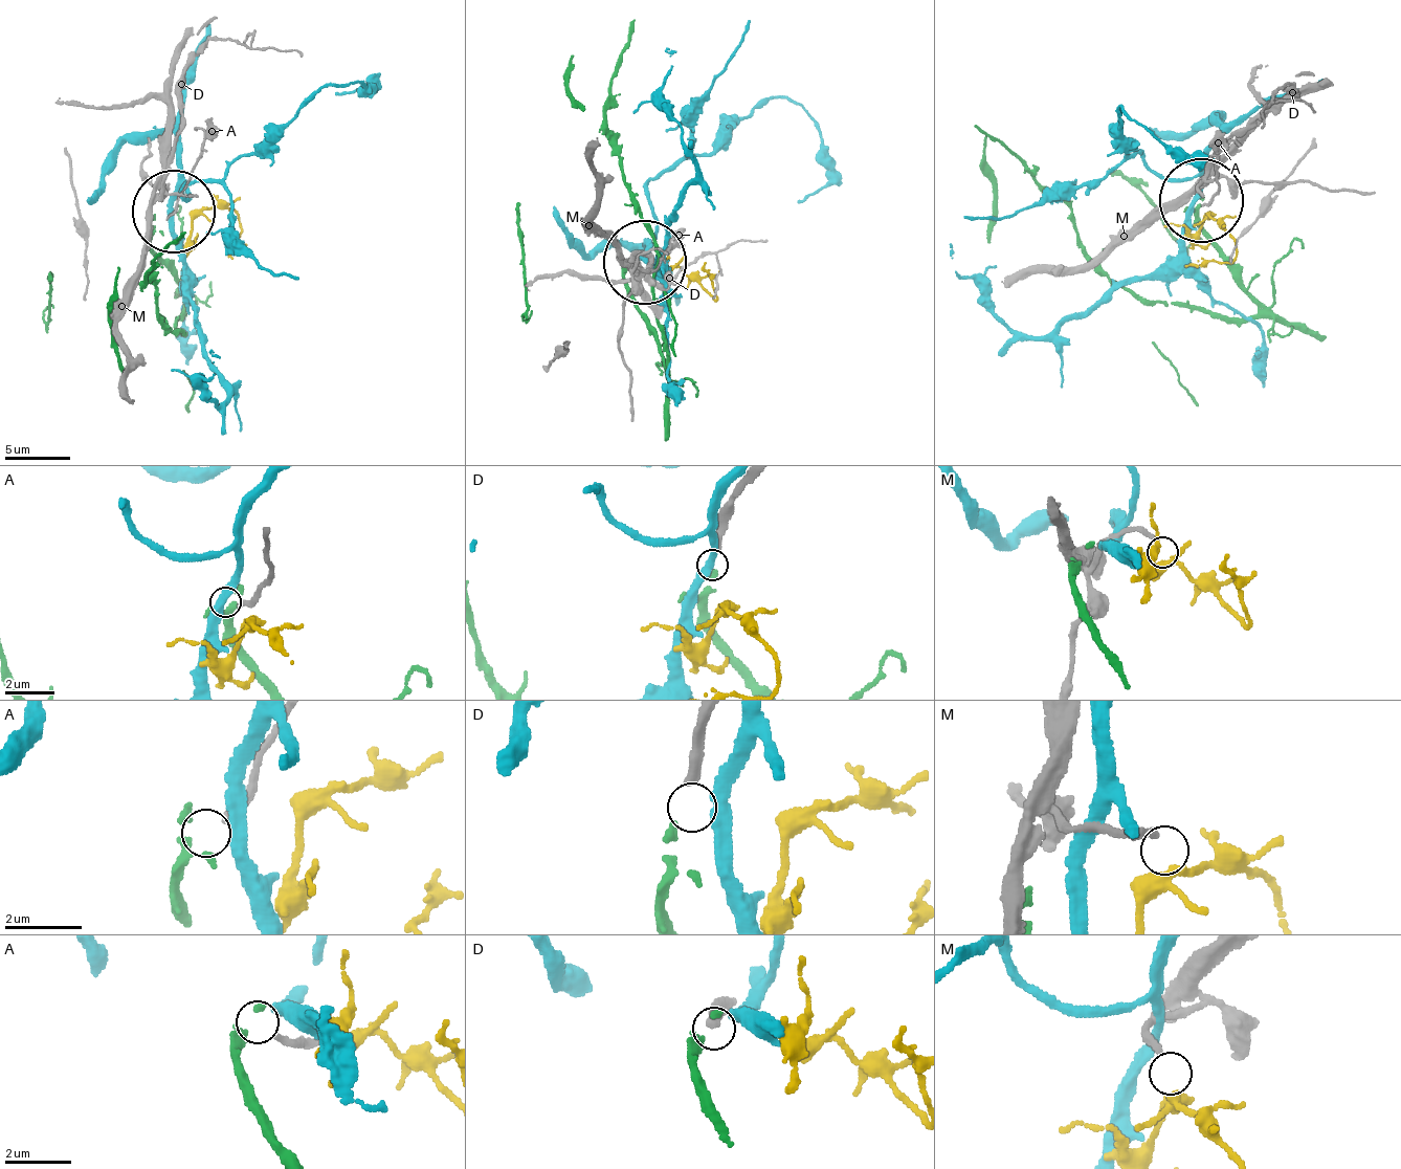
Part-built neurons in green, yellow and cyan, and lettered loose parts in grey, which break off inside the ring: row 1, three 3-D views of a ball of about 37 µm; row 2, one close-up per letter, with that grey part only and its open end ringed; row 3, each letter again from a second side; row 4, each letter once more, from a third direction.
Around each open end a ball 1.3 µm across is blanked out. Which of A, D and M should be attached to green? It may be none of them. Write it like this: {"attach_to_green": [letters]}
{"attach_to_green": ["D"]}

